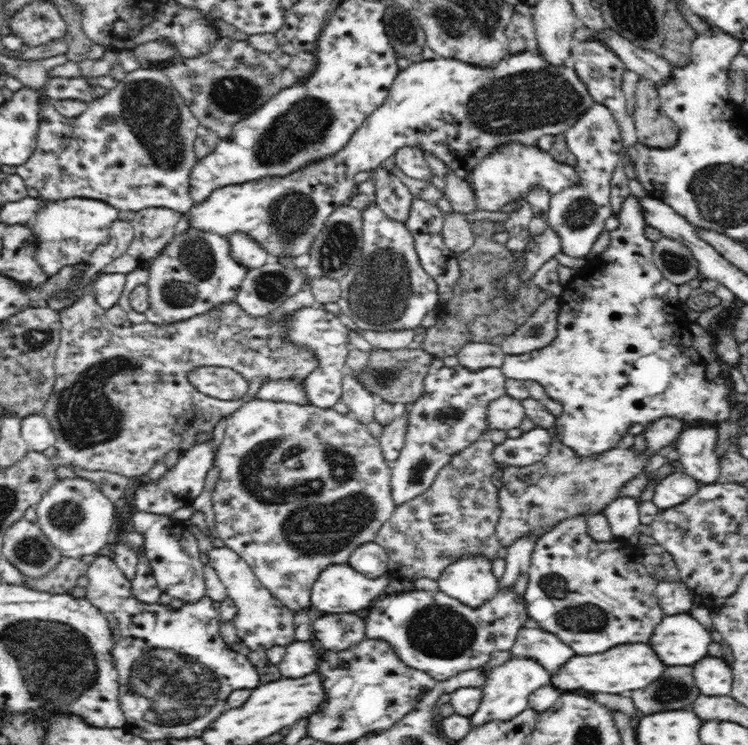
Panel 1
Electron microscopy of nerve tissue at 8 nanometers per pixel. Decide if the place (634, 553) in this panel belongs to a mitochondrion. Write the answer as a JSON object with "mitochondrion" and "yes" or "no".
{"mitochondrion":"no"}

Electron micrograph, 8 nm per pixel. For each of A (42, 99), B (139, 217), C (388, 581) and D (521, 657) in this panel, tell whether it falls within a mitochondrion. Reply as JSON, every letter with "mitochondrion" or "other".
{"A":"other","B":"other","C":"other","D":"other"}

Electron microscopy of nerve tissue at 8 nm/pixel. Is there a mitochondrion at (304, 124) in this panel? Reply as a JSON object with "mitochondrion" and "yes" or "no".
{"mitochondrion":"yes"}

